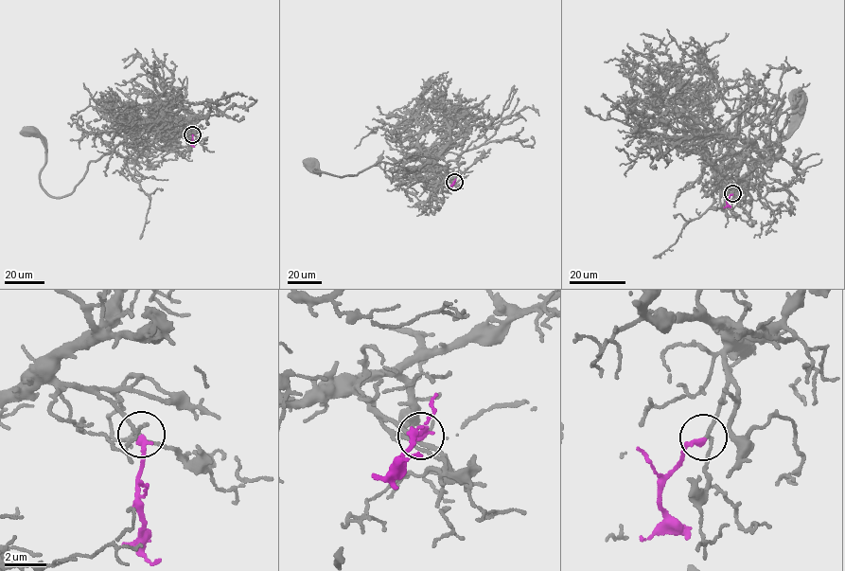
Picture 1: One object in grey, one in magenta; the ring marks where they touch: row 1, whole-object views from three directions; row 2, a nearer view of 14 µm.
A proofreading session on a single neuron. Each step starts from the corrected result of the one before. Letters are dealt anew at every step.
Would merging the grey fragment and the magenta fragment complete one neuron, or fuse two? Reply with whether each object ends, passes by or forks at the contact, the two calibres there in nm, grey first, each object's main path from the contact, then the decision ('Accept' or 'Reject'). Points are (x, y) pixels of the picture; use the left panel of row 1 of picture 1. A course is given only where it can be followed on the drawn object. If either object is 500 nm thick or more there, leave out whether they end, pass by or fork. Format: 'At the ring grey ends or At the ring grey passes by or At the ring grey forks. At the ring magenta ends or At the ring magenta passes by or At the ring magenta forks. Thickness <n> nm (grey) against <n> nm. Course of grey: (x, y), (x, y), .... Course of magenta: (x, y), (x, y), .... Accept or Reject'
At the ring grey passes by. At the ring magenta ends. Thickness 140 nm (grey) against 320 nm. Course of grey: (192, 134), (118, 144), (59, 197), (41, 185), (44, 146), (30, 129). Course of magenta: (192, 134), (194, 147). Accept

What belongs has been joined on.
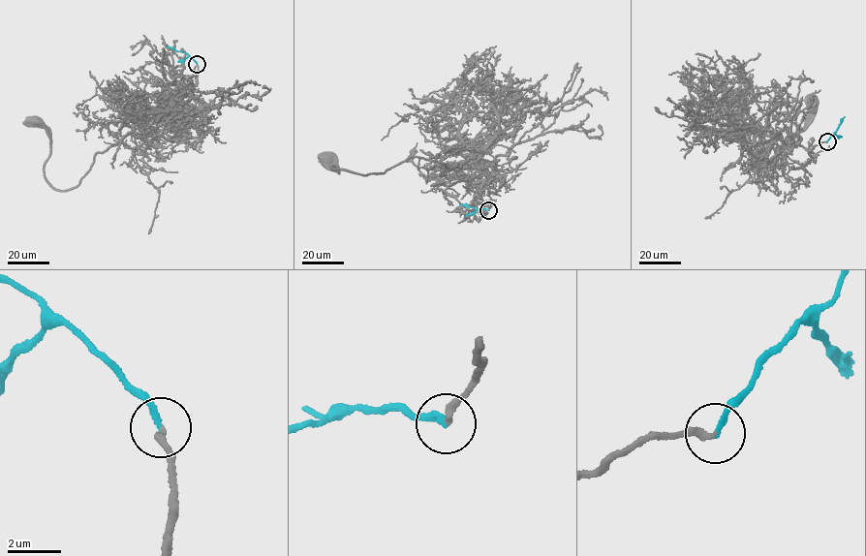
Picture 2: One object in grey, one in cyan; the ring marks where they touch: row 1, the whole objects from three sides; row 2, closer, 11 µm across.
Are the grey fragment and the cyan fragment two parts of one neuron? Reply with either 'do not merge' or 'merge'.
merge

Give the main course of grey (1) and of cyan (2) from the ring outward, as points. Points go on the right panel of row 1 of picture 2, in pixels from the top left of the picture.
1: (827, 141), (812, 152), (786, 138), (766, 150), (764, 141), (777, 148), (771, 168), (804, 126), (813, 100)
2: (827, 141), (844, 116)

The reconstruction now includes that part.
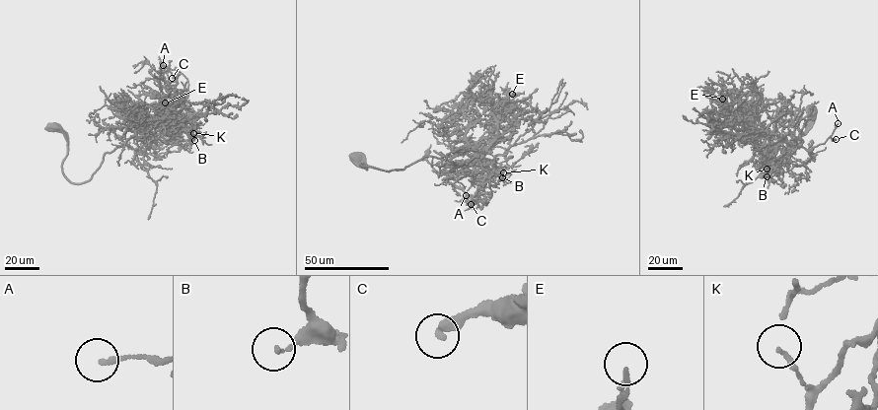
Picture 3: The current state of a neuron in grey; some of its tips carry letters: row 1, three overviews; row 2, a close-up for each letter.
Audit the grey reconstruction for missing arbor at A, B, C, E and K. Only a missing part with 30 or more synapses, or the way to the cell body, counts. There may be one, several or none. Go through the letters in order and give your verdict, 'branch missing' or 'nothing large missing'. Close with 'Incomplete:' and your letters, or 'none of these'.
A: nothing large missing
B: nothing large missing
C: nothing large missing
E: branch missing
K: nothing large missing
Incomplete: E

